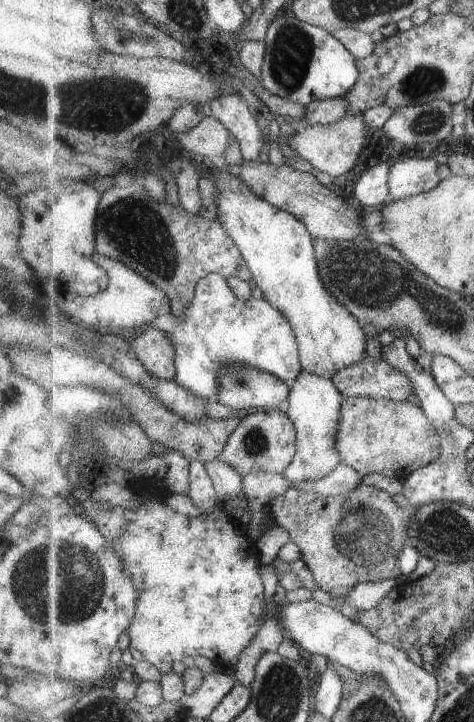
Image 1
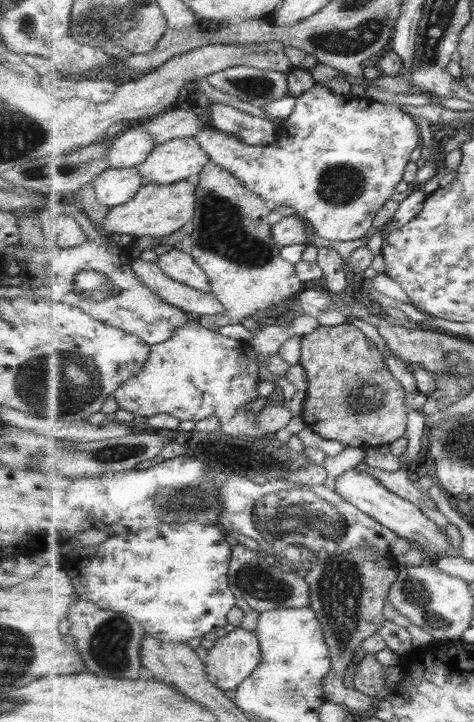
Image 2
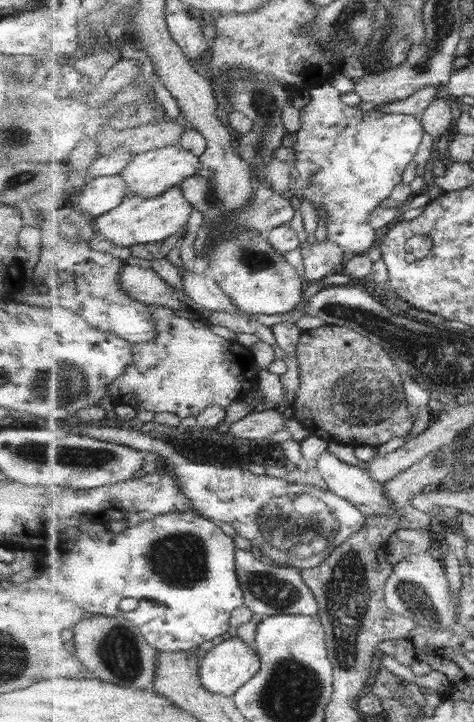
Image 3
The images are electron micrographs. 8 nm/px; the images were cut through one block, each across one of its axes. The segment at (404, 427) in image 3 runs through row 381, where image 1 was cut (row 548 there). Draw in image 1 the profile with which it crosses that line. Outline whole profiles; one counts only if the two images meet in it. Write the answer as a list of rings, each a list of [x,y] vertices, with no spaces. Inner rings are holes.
[[[360,483],[347,493],[336,497],[323,496],[315,492],[301,492],[297,487],[278,496],[269,505],[271,519],[289,532],[291,541],[295,543],[302,554],[302,560],[312,573],[314,582],[333,598],[345,598],[359,583],[374,580],[395,579],[401,575],[397,556],[410,540],[411,518],[403,506],[400,506],[394,496],[381,489]]]

